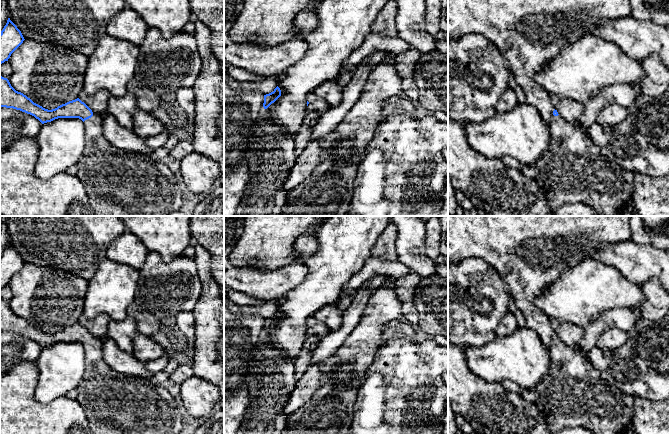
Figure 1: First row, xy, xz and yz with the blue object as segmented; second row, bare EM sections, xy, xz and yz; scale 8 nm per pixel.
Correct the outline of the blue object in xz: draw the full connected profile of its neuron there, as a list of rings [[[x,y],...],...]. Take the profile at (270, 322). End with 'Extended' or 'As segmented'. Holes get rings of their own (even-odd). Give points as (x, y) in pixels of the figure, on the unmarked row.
[[[277,310],[273,316],[264,319],[264,333],[267,333],[272,327],[274,327],[281,320],[281,314]]]. As segmented

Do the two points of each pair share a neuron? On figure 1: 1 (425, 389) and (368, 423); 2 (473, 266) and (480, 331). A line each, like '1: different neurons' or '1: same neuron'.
1: same neuron
2: same neuron

